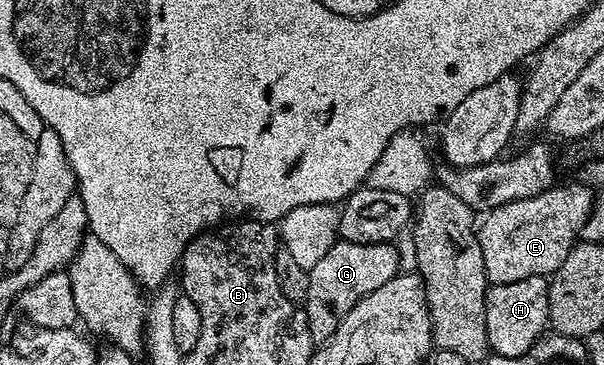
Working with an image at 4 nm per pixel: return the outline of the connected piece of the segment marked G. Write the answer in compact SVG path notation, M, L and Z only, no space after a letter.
M338 240L315 264L315 268L309 271L309 283L307 284L307 300L303 304L307 324L311 328L311 336L314 343L325 342L339 328L343 316L363 300L375 288L387 284L402 269L401 258L397 255L396 245L380 242L379 244L355 244Z

